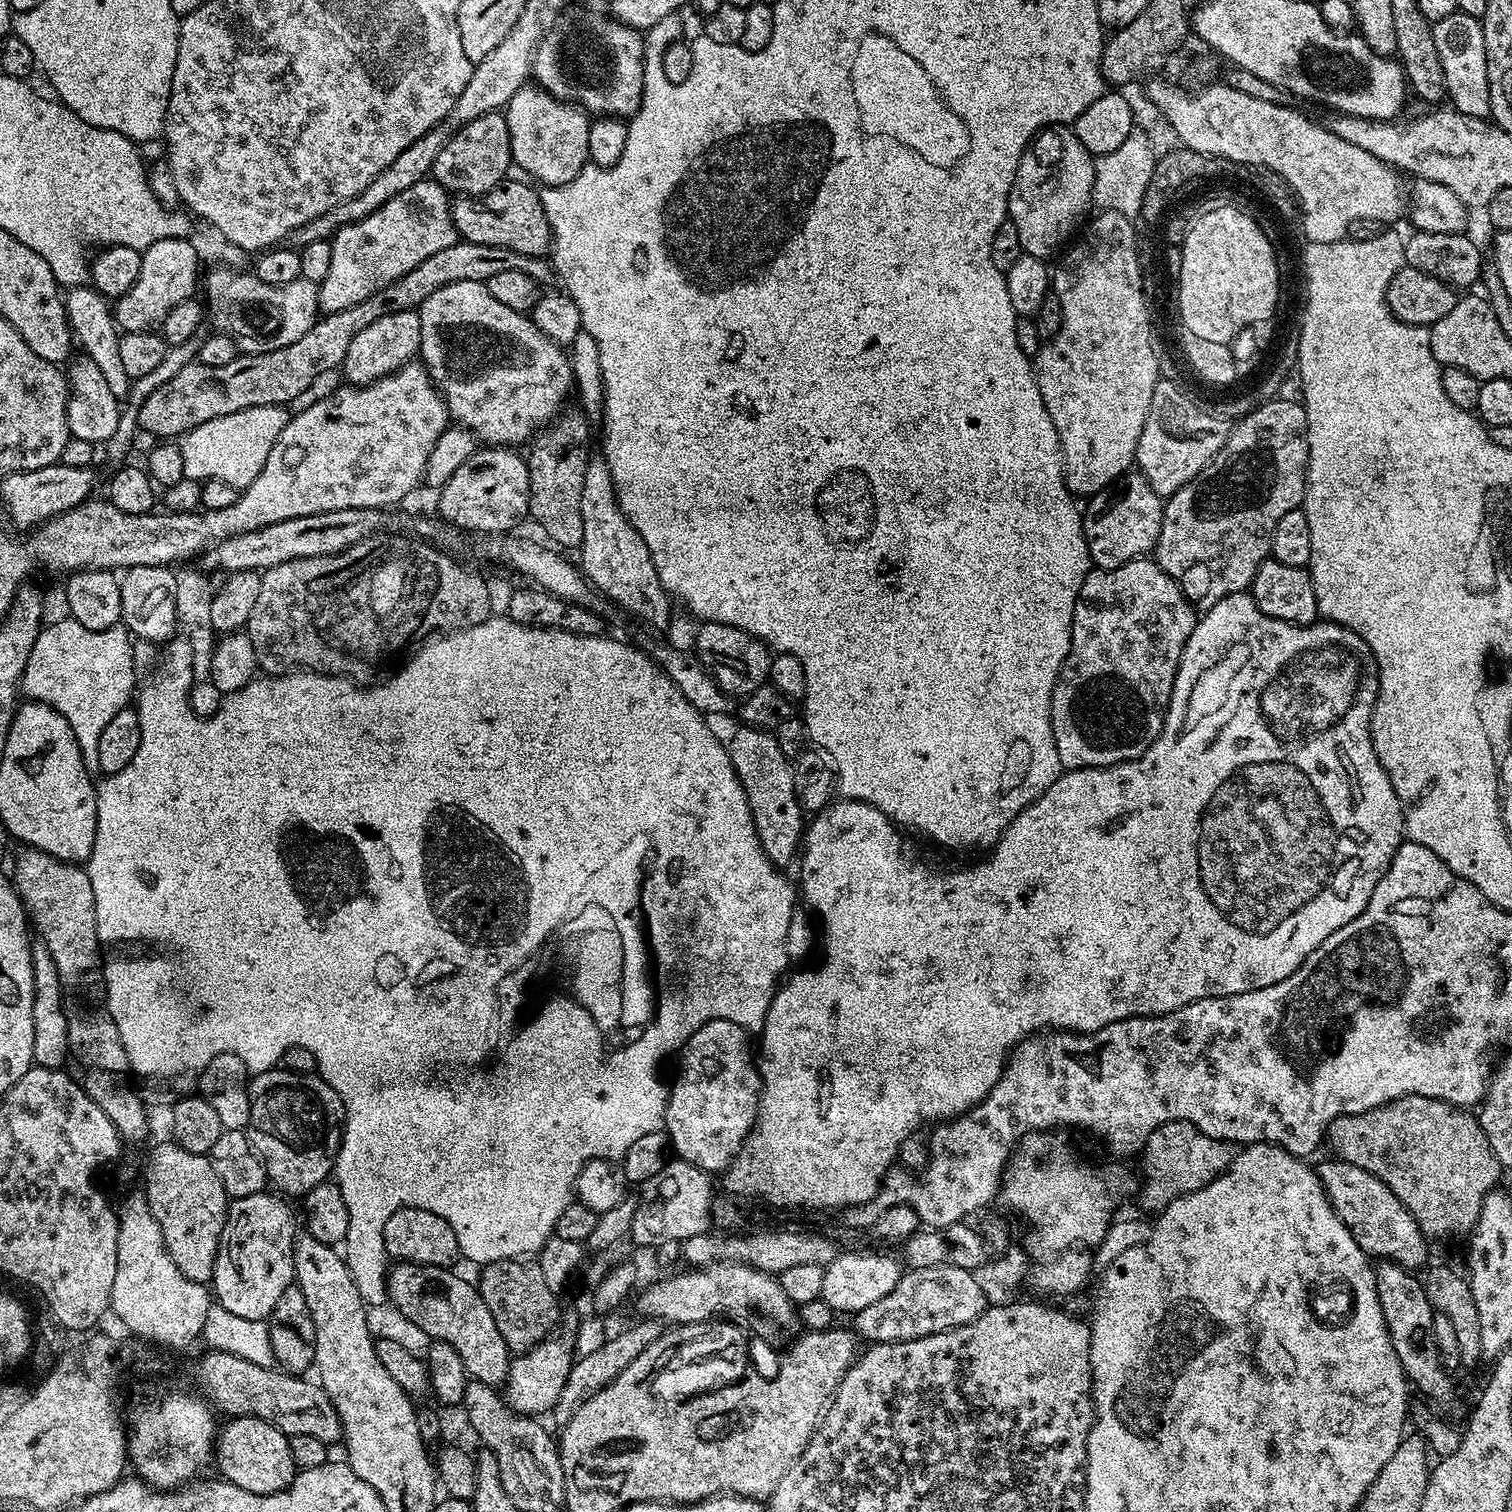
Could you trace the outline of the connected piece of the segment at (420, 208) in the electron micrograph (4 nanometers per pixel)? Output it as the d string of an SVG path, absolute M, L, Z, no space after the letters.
M434 178L414 182L410 190L394 194L390 202L386 202L366 218L345 224L331 237L330 270L318 286L321 313L346 310L346 306L358 306L358 302L390 286L395 280L402 278L402 274L410 274L410 270L414 270L418 262L426 262L426 258L434 258L438 250L454 246L457 239L449 193Z

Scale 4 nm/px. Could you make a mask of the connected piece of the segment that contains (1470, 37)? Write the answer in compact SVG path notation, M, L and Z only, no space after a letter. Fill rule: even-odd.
M1457 10L1449 19L1435 21L1432 24L1432 32L1434 47L1438 49L1438 59L1442 61L1444 90L1447 99L1452 99L1451 107L1479 120L1491 117L1483 23L1476 18L1466 18L1463 12Z

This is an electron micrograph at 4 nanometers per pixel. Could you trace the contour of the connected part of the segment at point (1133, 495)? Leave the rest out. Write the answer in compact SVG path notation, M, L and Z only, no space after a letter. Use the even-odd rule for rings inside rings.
M1136 478L1133 484L1117 482L1107 491L1096 493L1082 512L1084 537L1089 561L1096 568L1117 568L1126 562L1144 558L1155 549L1164 517L1164 500L1148 481Z

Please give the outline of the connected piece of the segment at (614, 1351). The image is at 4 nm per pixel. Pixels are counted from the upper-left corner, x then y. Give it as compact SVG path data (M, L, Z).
M647 1317L638 1321L640 1323L622 1331L620 1334L611 1335L597 1352L579 1357L572 1366L567 1376L566 1385L562 1388L558 1402L552 1411L552 1418L558 1426L568 1424L572 1413L584 1400L592 1396L598 1389L610 1383L636 1358L642 1354L646 1346L650 1346L666 1331L665 1321Z

